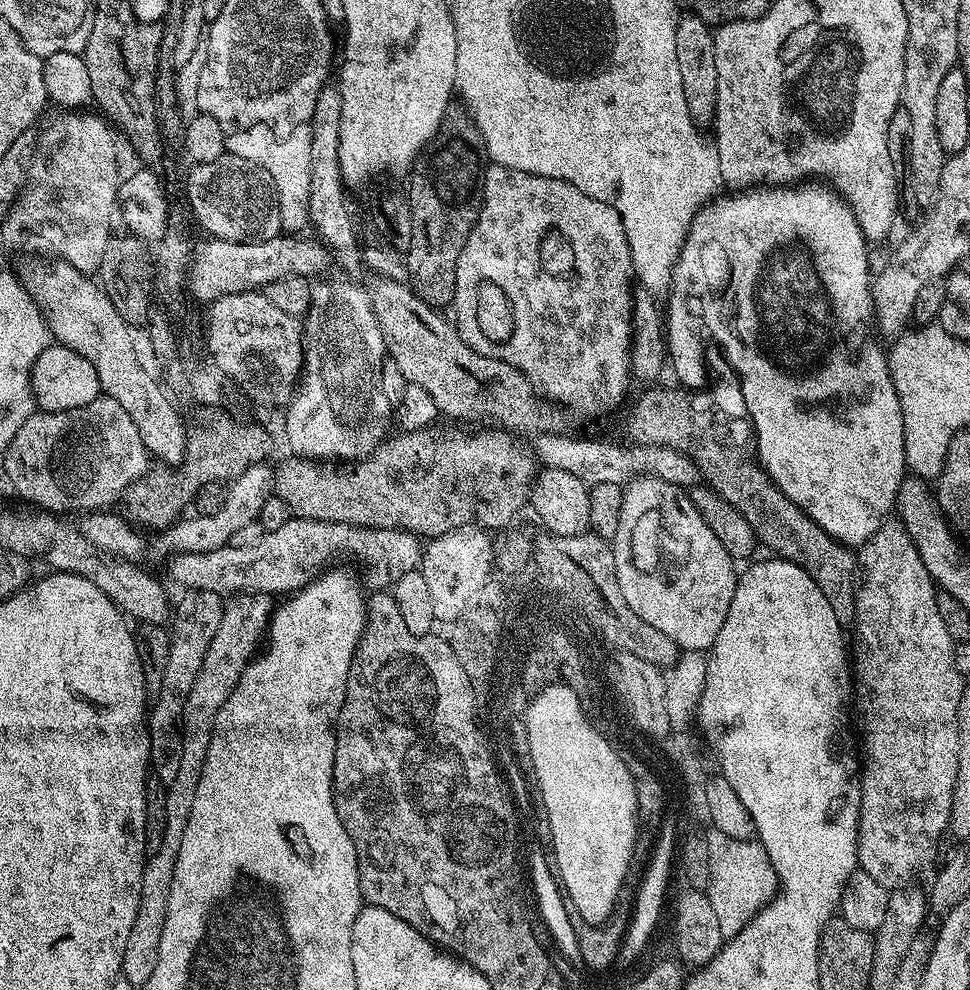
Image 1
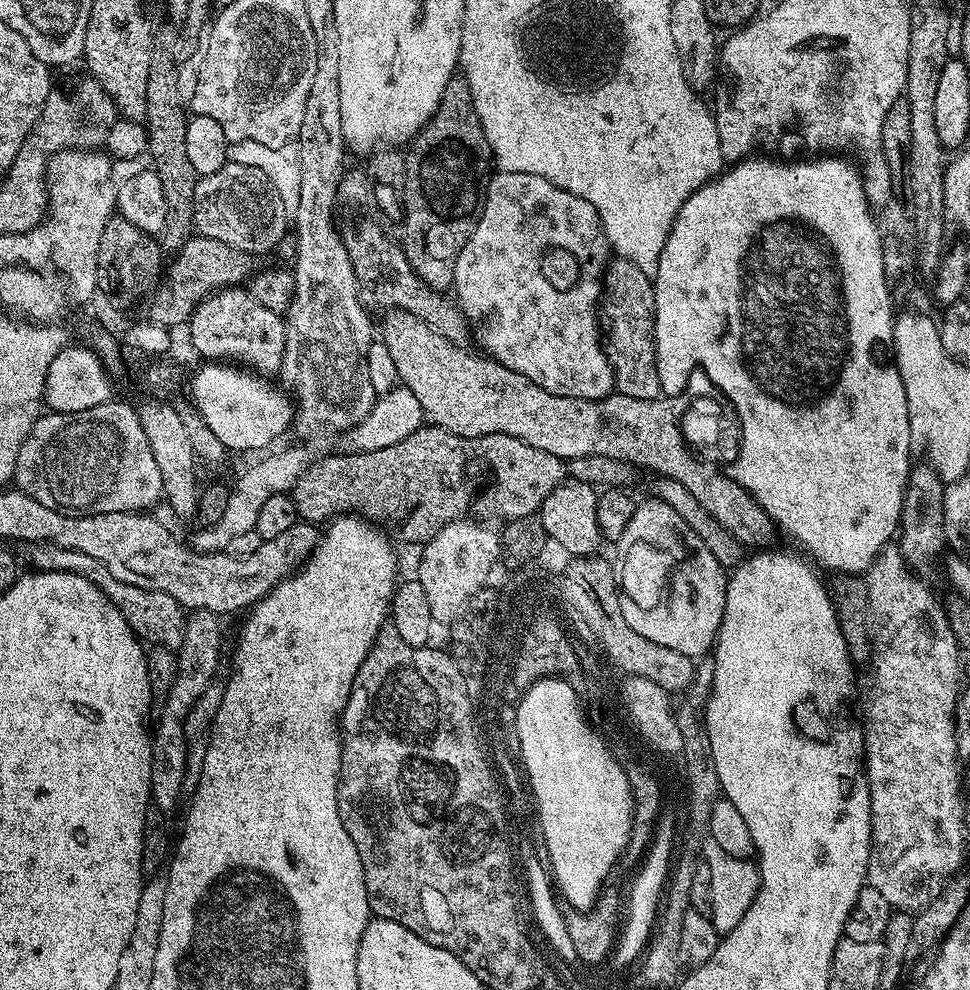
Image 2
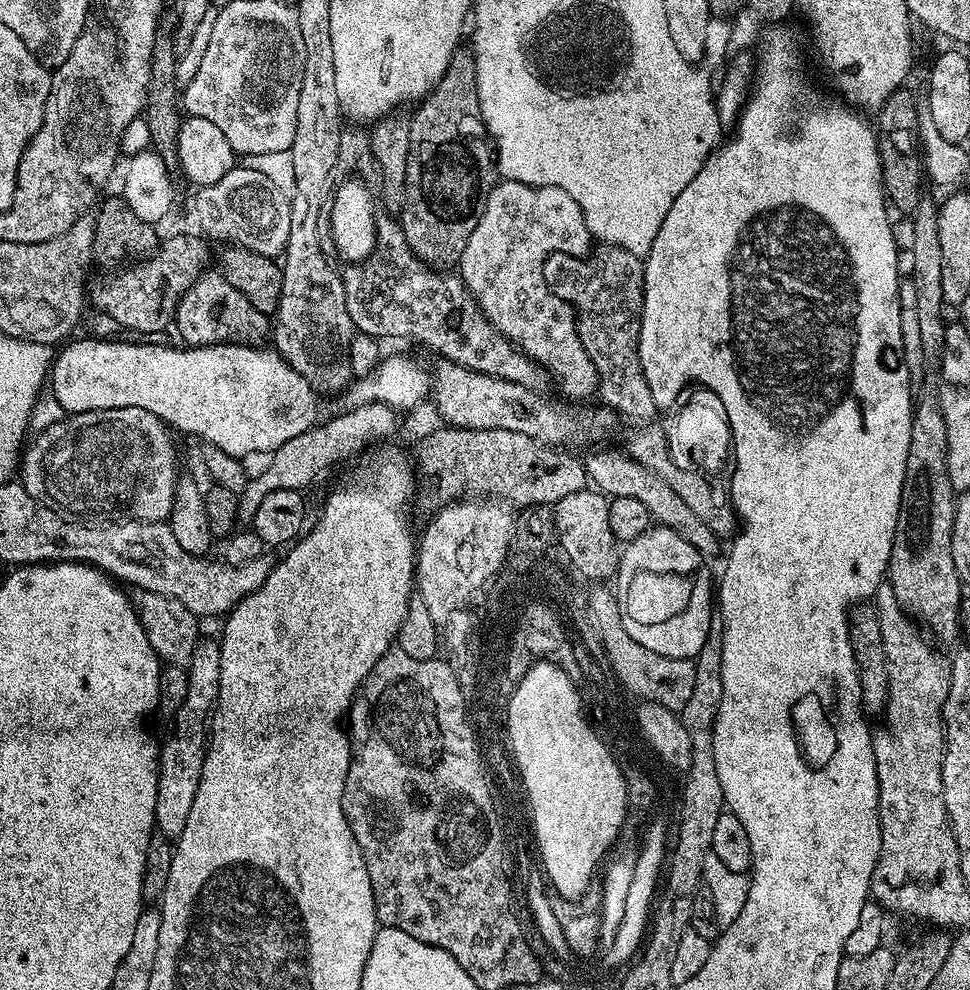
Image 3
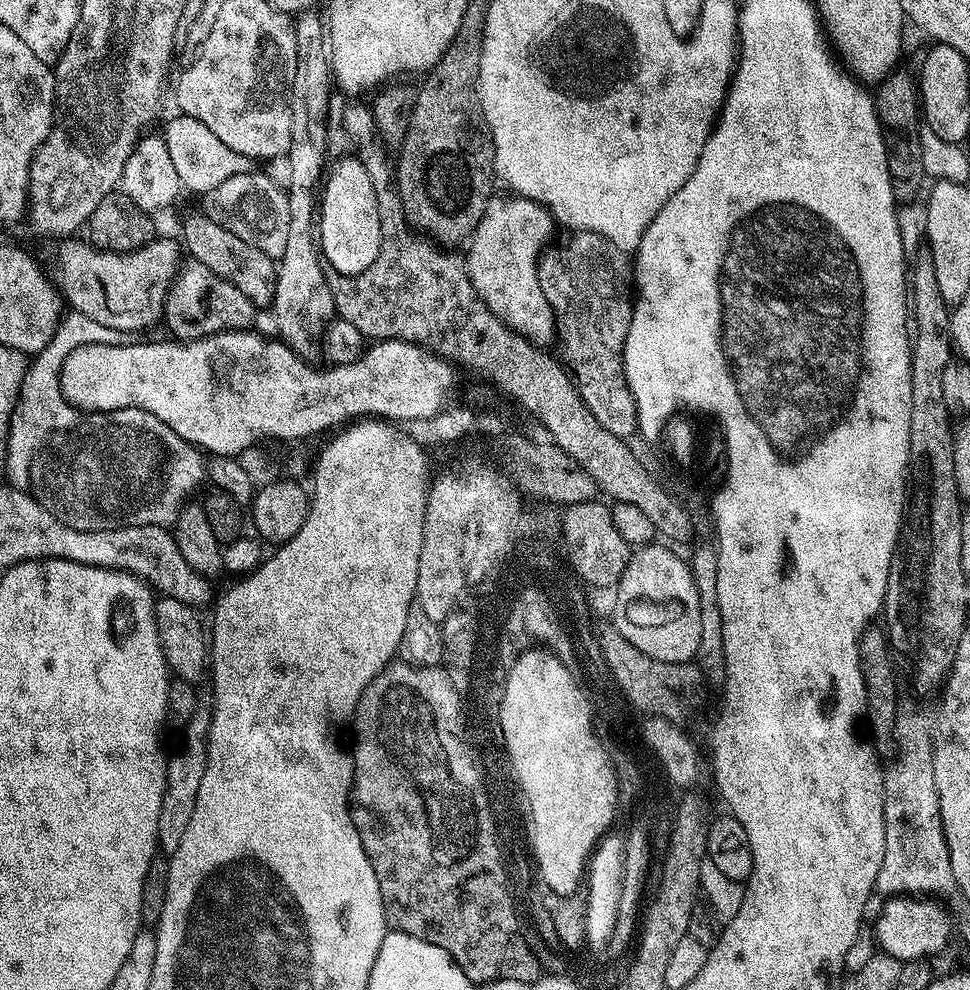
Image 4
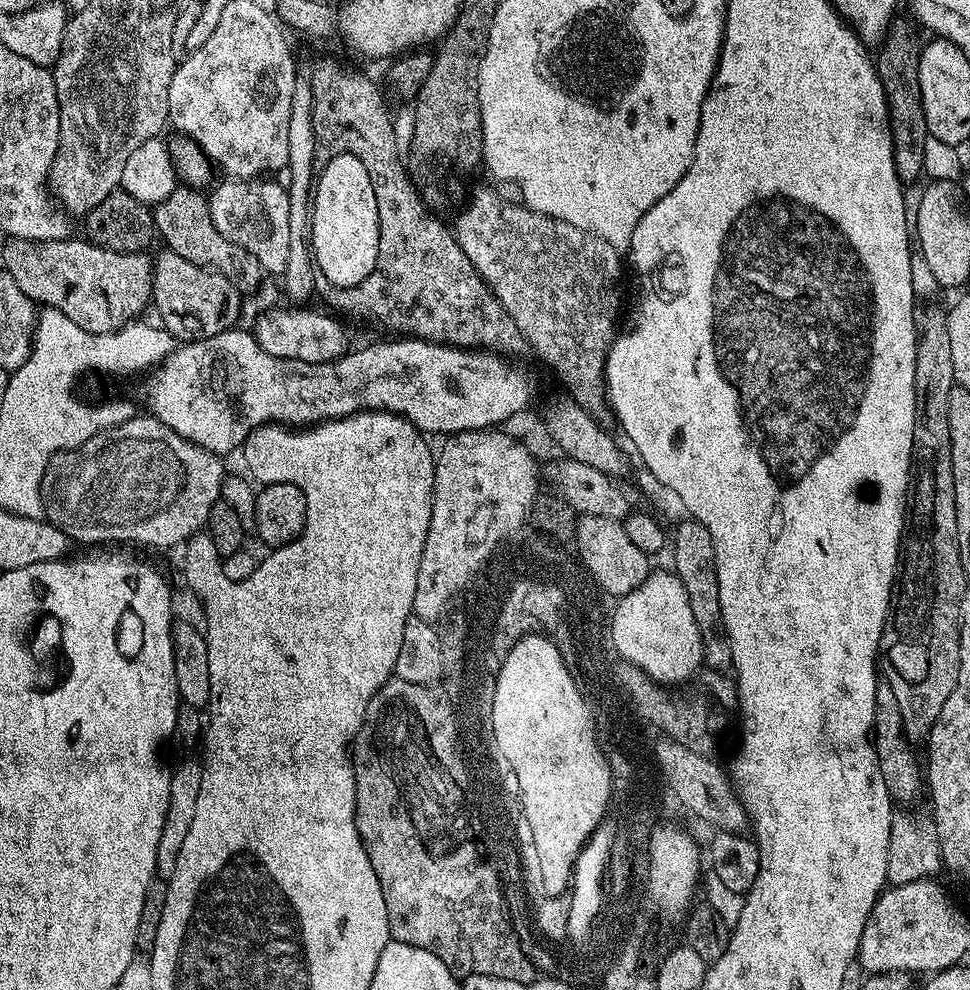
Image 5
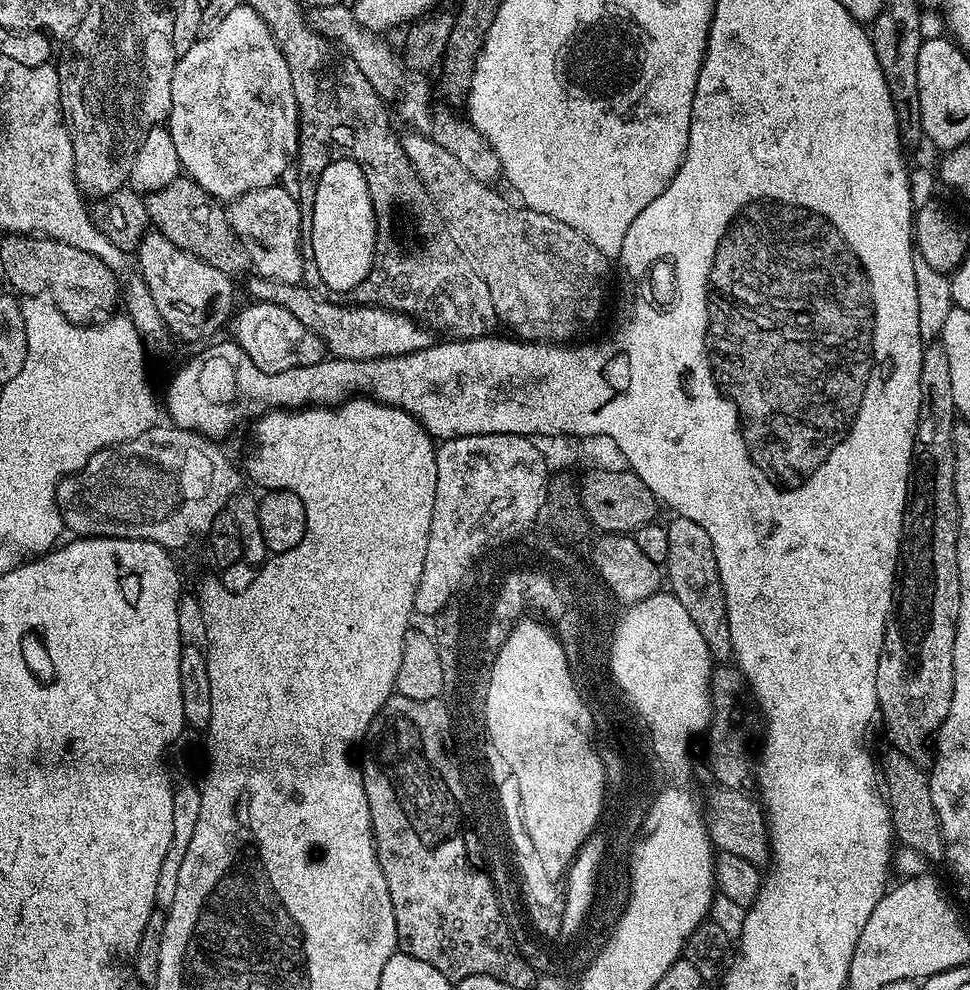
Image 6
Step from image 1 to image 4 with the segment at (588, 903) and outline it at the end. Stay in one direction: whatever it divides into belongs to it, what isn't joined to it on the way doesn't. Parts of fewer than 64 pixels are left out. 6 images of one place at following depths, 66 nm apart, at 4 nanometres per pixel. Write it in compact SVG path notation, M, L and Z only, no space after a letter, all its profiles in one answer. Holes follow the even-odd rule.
M529 650L522 653L514 662L514 666L508 671L508 677L504 683L504 693L500 699L500 734L502 737L502 747L508 751L508 760L512 763L512 775L518 782L522 782L524 791L524 803L528 810L528 844L530 845L530 856L534 861L535 871L544 879L547 890L553 896L575 896L581 891L582 885L576 880L580 872L584 869L584 856L592 856L588 848L591 840L597 840L597 835L604 828L606 818L612 816L612 765L604 747L600 745L596 737L596 729L592 728L588 722L588 708L584 708L584 700L574 694L576 688L572 688L572 683L568 680L569 672L564 672L562 662L555 653L547 650Z

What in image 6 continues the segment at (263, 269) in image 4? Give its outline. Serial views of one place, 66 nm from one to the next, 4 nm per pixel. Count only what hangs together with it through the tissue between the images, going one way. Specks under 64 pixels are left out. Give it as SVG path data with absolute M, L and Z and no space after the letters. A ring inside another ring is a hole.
M177 178L170 182L170 186L162 186L162 190L147 193L144 196L144 205L149 225L170 238L174 246L194 254L202 262L214 266L214 270L222 270L222 274L227 276L239 278L249 271L248 255L228 226L227 211L222 207L221 201L202 190L198 182L190 178Z

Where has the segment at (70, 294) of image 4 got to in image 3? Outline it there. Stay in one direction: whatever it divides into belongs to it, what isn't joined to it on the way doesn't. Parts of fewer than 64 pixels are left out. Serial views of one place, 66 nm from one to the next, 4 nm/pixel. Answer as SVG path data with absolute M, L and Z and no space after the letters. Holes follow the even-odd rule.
M196 236L161 239L158 247L147 258L129 263L119 270L109 271L93 284L91 281L91 303L93 300L114 323L121 324L132 332L162 331L167 324L169 327L173 323L180 300L209 267L209 241L204 240L199 240Z

